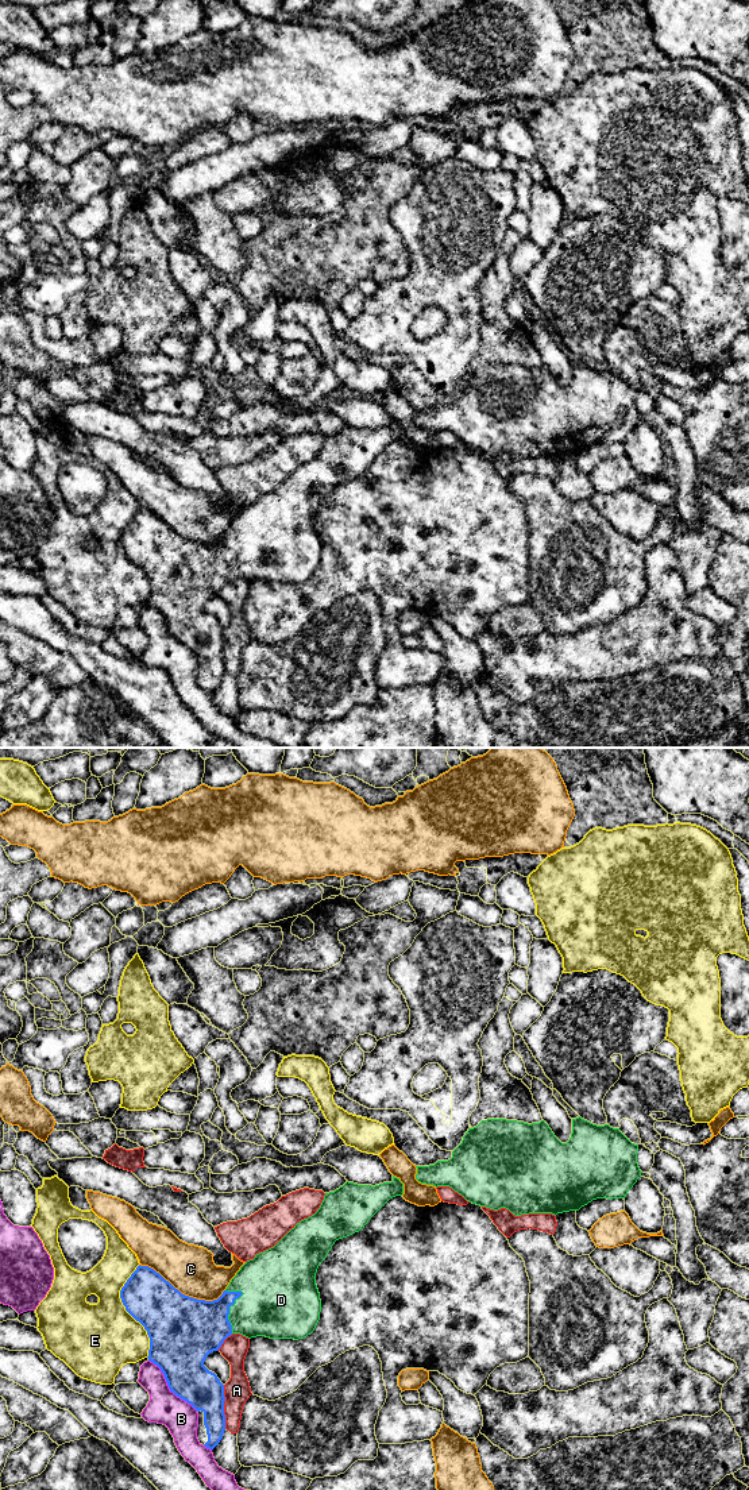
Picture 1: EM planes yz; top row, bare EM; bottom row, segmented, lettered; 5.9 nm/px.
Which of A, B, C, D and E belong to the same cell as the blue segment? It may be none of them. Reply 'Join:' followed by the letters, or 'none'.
Join: D

